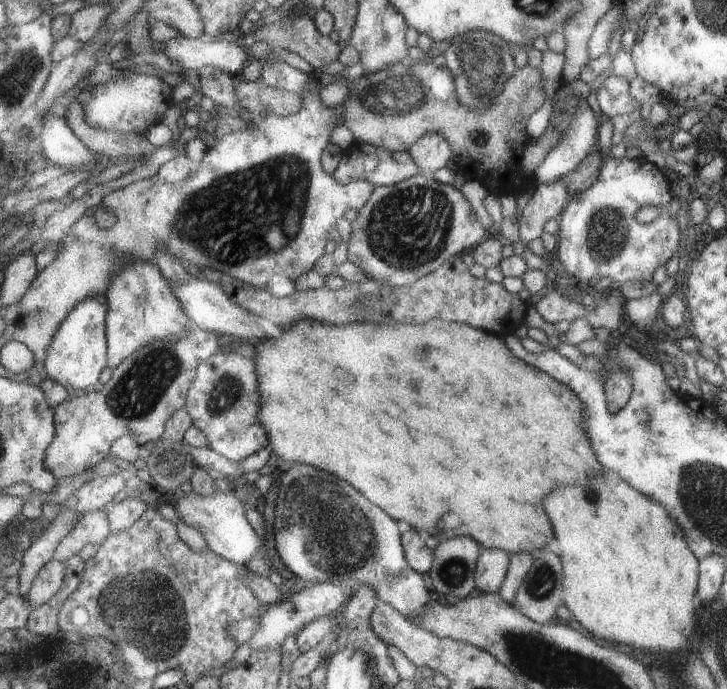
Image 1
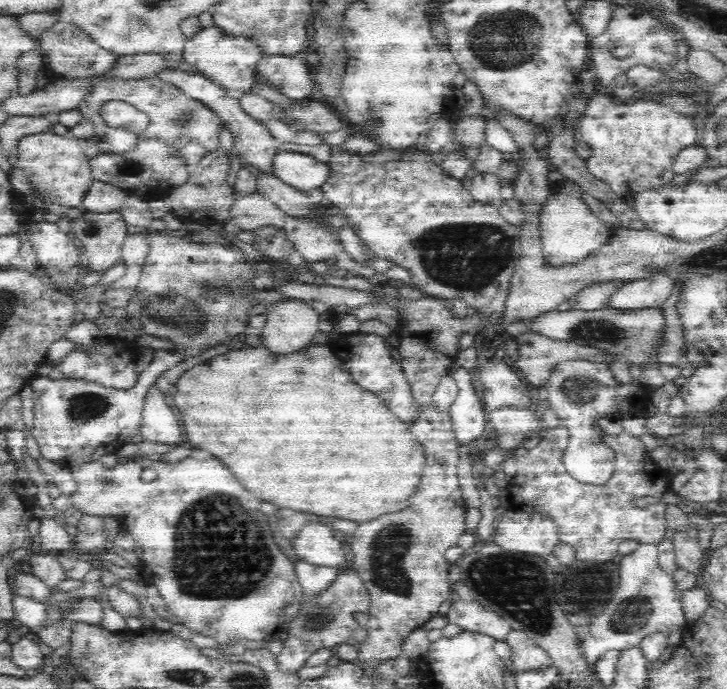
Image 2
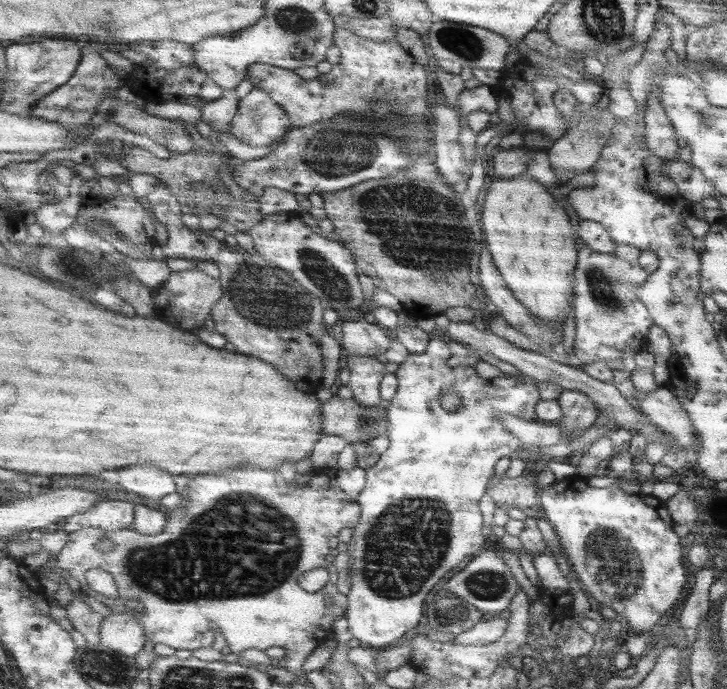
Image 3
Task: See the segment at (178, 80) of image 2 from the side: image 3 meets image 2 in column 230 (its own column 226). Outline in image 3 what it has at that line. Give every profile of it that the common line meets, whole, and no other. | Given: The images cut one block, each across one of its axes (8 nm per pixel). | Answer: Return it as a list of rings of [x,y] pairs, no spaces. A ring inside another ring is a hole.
[[[225,92],[223,98],[213,100],[213,102],[205,102],[201,108],[201,116],[203,122],[213,130],[213,138],[217,140],[219,136],[215,136],[215,132],[231,132],[231,124],[239,112],[241,106],[241,98],[237,98],[237,92]]]

